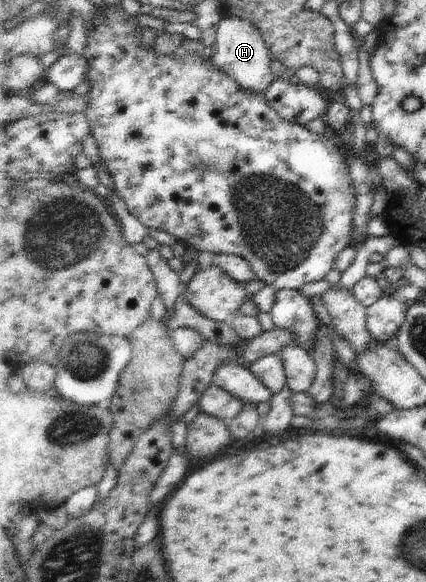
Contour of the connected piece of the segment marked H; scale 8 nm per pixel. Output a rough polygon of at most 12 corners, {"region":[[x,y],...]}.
{"region":[[251,20],[221,22],[213,66],[243,92],[278,80],[273,52]]}

